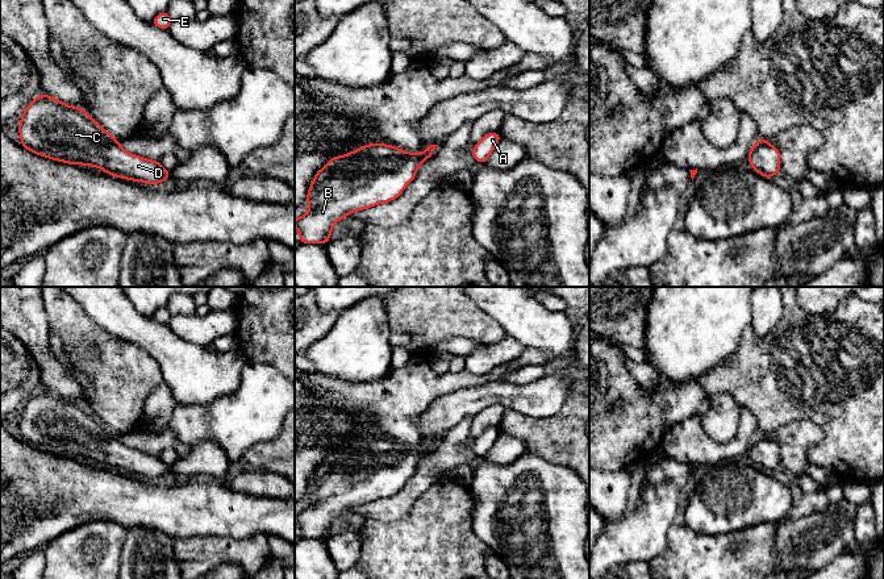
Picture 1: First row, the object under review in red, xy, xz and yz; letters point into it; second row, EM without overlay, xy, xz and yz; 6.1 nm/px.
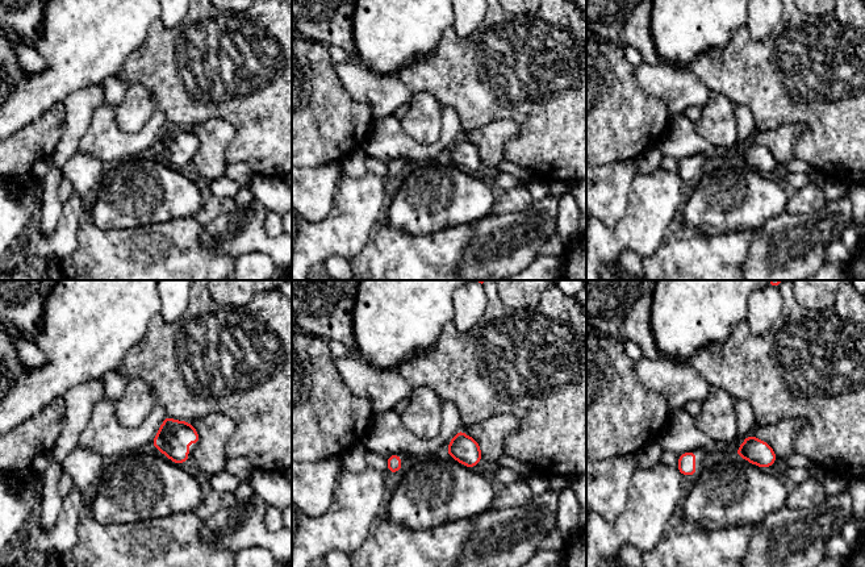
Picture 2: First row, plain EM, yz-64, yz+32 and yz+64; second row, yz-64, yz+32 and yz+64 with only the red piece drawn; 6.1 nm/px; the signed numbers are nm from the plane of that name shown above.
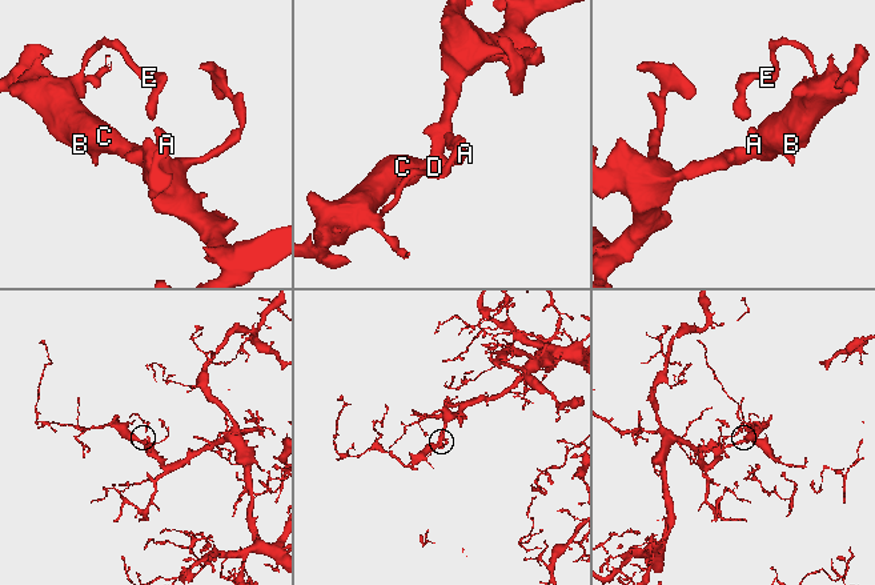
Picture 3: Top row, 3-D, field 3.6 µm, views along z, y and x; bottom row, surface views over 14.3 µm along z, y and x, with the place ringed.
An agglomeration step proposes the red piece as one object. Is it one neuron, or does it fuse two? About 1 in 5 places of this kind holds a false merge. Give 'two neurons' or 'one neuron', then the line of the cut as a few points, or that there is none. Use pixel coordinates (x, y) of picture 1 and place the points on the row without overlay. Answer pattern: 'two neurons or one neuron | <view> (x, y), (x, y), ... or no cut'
one neuron | no cut

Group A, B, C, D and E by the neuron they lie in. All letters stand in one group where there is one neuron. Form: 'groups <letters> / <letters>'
groups A B C D E

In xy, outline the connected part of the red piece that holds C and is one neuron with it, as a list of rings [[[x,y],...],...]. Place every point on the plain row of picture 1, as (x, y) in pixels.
[[[42,388],[20,411],[21,441],[54,455],[95,461],[105,468],[147,479],[170,474],[159,455],[125,446],[83,403]]]

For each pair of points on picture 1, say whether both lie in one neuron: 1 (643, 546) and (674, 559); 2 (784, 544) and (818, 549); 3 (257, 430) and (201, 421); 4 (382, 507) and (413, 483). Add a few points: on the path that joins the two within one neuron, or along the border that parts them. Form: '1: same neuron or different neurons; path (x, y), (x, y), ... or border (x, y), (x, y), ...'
1: different neurons; border (672, 525), (667, 546), (649, 563)
2: same neuron; path (792, 544), (810, 544)
3: same neuron; path (244, 421), (215, 421)
4: same neuron; path (390, 507), (408, 491)

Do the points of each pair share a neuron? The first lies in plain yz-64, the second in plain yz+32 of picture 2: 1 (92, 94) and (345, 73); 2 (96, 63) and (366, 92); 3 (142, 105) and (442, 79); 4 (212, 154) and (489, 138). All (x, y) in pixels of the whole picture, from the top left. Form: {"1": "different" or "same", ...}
{"1": "same", "2": "different", "3": "different", "4": "same"}

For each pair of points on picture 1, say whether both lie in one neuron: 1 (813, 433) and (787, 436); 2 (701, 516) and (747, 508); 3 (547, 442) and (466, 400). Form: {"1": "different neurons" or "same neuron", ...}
{"1": "same neuron", "2": "same neuron", "3": "different neurons"}

